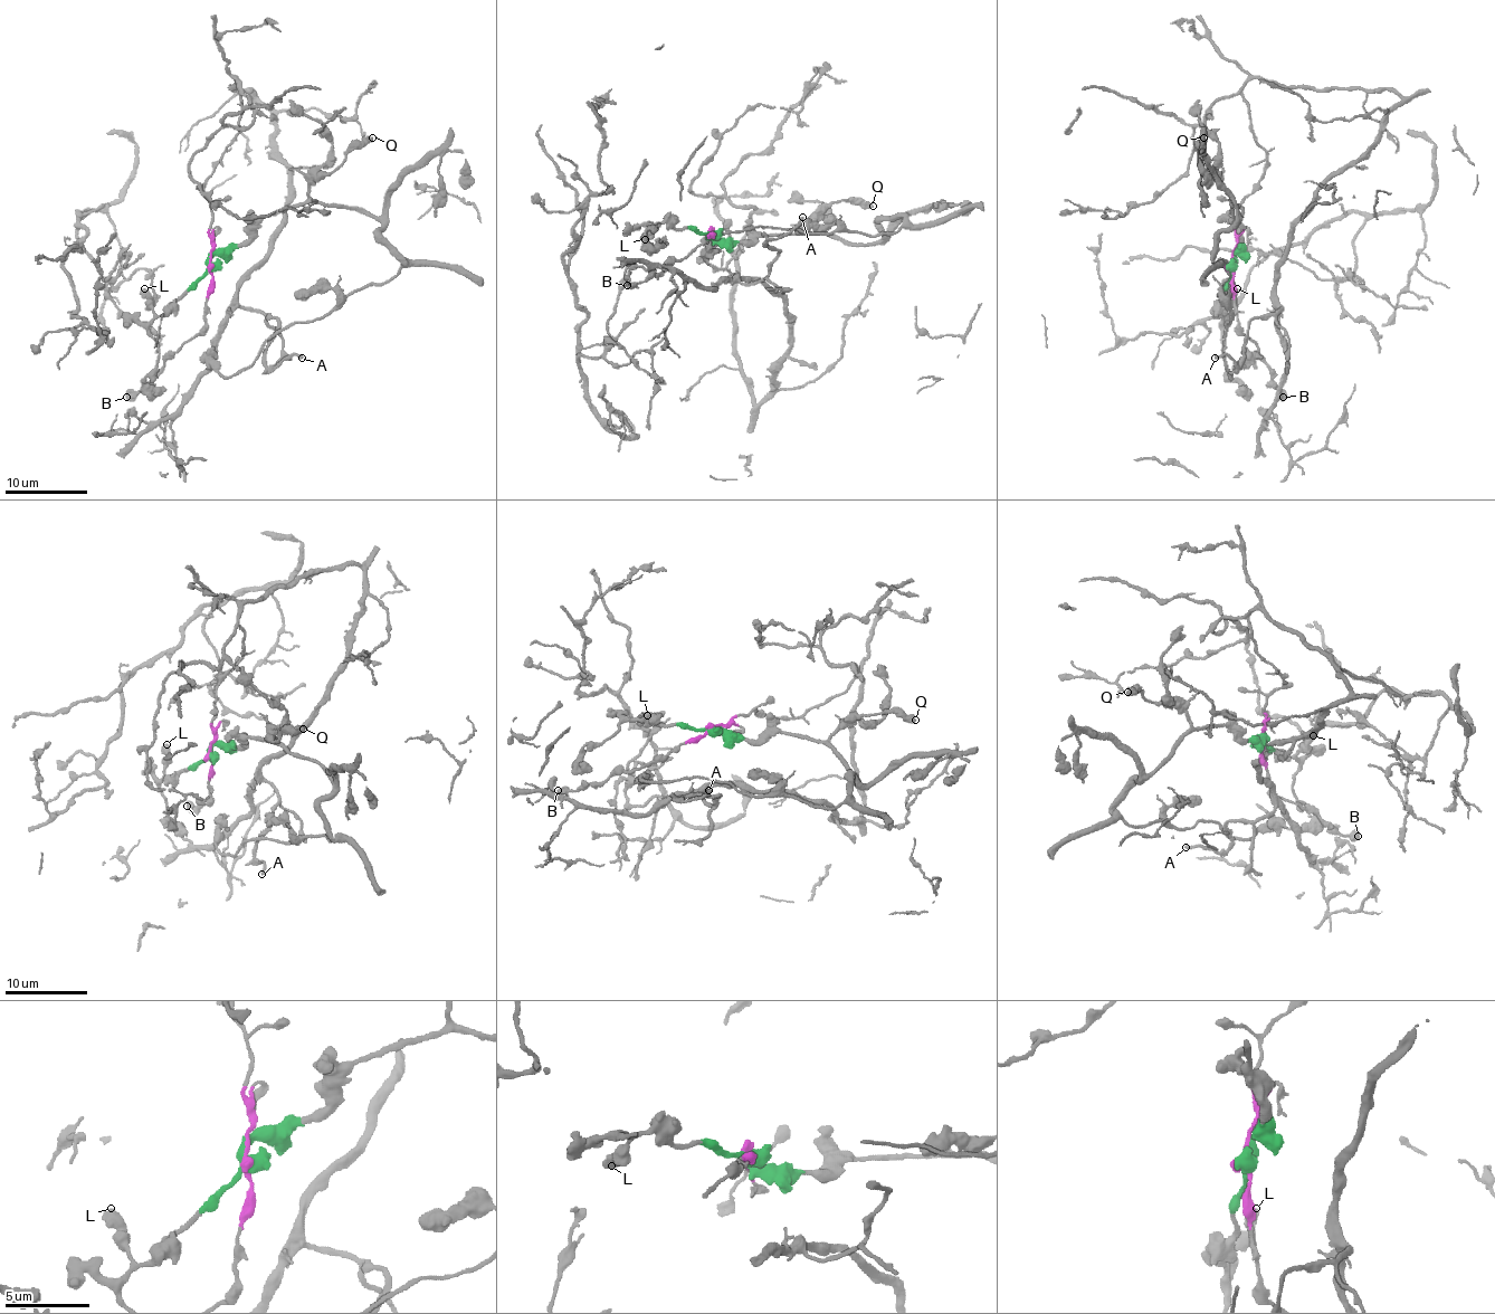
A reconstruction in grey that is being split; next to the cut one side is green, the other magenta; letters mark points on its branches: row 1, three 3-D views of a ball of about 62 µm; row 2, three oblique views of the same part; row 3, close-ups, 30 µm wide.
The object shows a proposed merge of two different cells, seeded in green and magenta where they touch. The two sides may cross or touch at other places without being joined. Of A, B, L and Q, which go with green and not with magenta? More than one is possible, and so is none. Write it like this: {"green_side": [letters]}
{"green_side": ["L", "Q"]}

